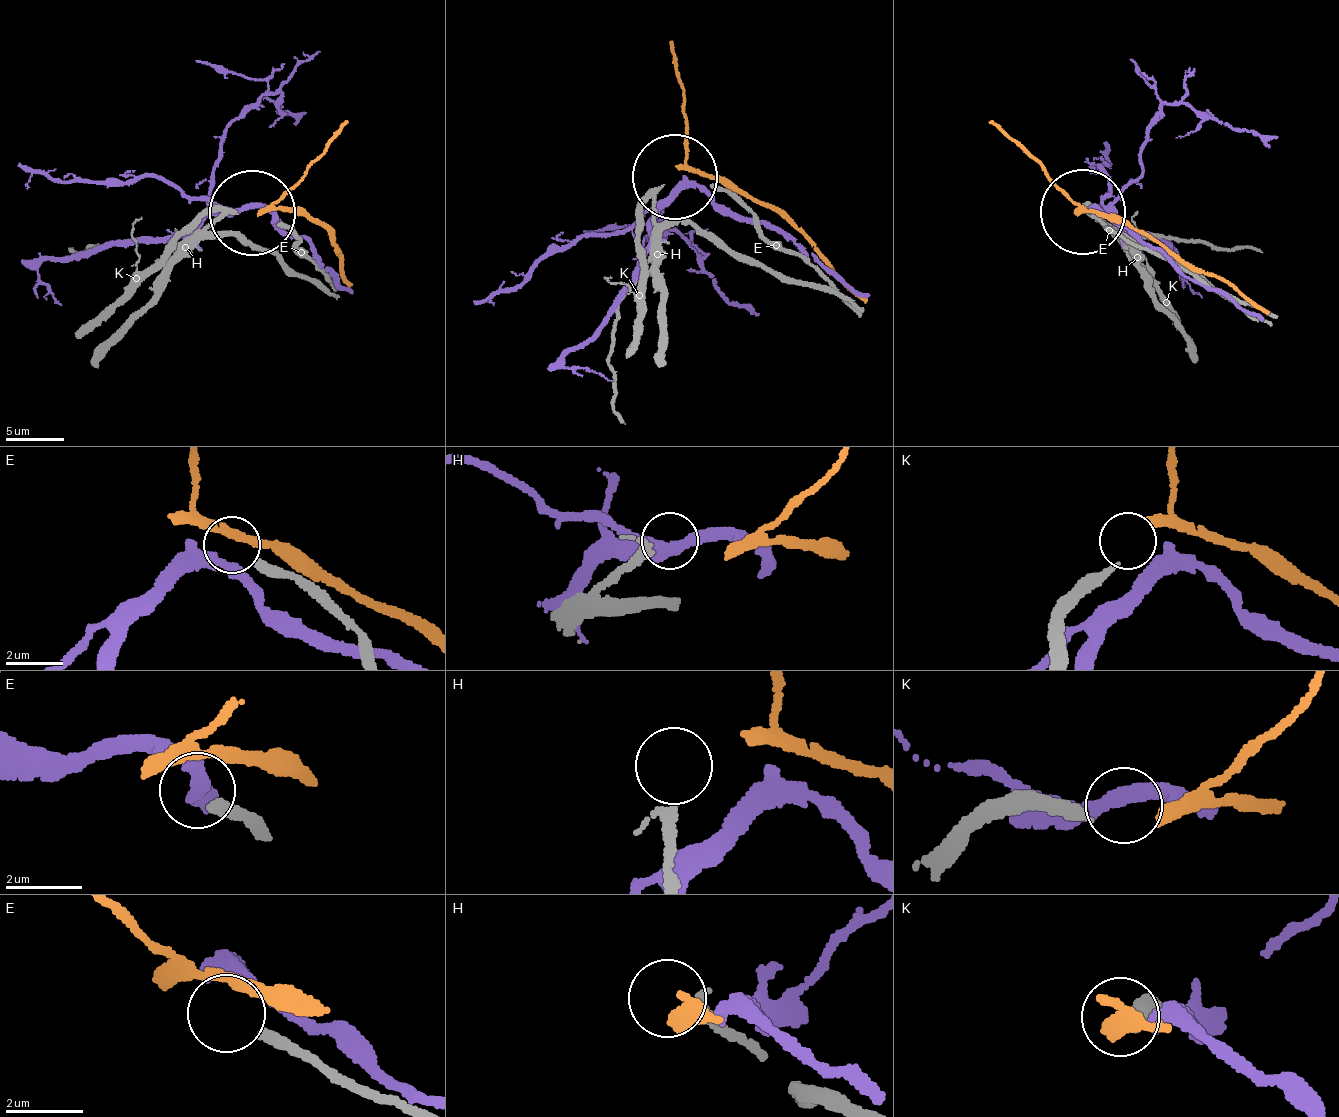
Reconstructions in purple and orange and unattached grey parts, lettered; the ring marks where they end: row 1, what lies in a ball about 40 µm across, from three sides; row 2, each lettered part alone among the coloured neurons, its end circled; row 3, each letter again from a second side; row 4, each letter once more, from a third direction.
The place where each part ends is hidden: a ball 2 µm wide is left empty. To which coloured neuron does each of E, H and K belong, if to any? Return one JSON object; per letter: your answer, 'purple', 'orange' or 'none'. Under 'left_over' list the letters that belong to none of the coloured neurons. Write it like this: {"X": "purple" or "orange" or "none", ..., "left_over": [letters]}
{"E": "none", "H": "none", "K": "orange", "left_over": ["E", "H"]}

